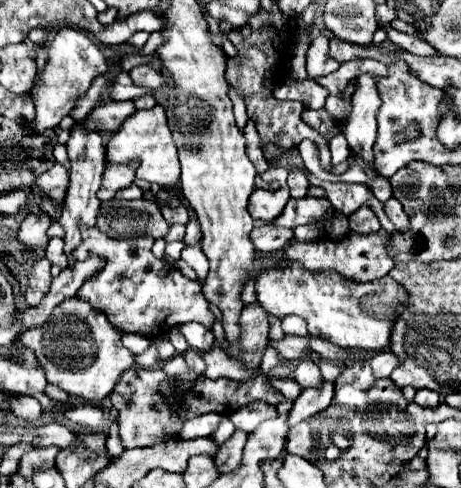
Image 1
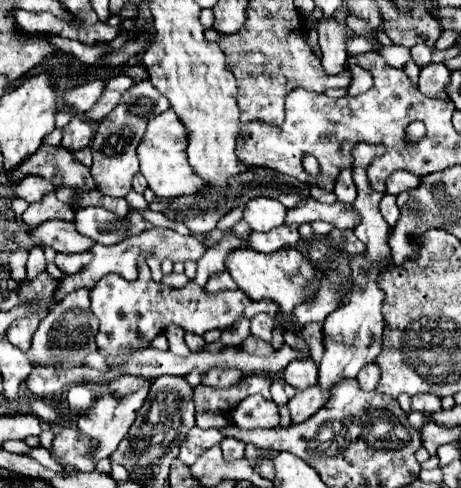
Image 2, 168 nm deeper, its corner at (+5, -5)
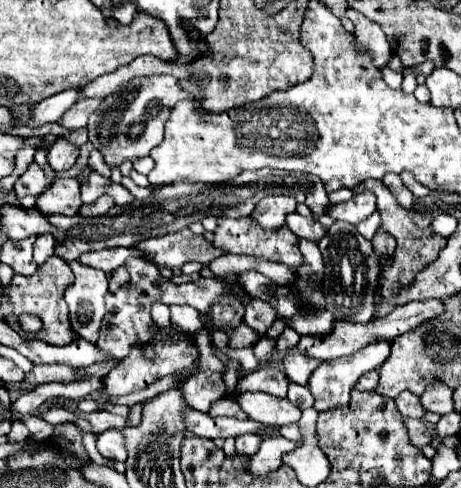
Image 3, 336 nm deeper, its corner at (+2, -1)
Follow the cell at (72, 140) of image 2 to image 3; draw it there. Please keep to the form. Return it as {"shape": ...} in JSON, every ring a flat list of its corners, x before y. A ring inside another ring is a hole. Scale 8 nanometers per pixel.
{"shape":[[59,136,55,140,55,144,49,148,49,166,55,170,55,172,61,172,61,170,69,170,75,160,79,156,79,146,77,144,71,144,69,140,65,140,63,136]]}

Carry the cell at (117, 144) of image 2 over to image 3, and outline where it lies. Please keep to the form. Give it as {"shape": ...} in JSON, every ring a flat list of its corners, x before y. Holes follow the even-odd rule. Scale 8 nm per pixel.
{"shape":[[151,76,151,78,135,78,119,92,109,94,103,100,103,108,91,116,87,130,89,130,89,142,103,154,103,160,109,168,121,166,125,160,137,160,143,158,163,140,163,126,169,118,171,108,175,102,191,98,187,92,179,92,177,78,173,76]]}

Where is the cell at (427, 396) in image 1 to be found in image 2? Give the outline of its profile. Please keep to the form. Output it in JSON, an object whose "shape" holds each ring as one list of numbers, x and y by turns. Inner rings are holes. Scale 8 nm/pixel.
{"shape":[[418,394,412,398,412,410,424,412,424,414,432,414,432,412,440,412,442,404,438,396,432,394]]}

